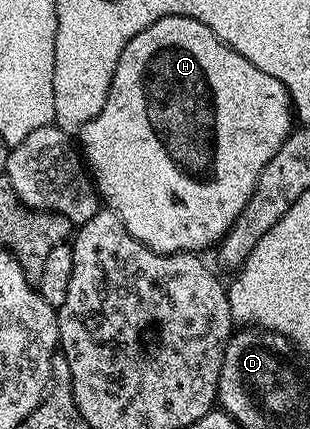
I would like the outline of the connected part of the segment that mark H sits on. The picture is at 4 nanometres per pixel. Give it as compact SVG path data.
M165 17L140 31L140 35L133 37L128 47L124 47L120 63L116 63L116 71L112 75L104 111L100 111L96 119L92 119L83 127L80 134L82 140L80 149L84 154L88 172L105 204L122 220L124 227L128 227L128 231L136 240L157 253L197 254L202 251L198 249L206 249L209 245L217 246L240 215L240 211L244 211L244 203L248 203L260 179L260 171L290 136L292 132L290 121L292 122L290 93L284 87L284 83L280 83L280 79L272 79L272 75L248 63L244 55L240 55L230 45L225 45L211 29L204 27L204 23L191 17Z

